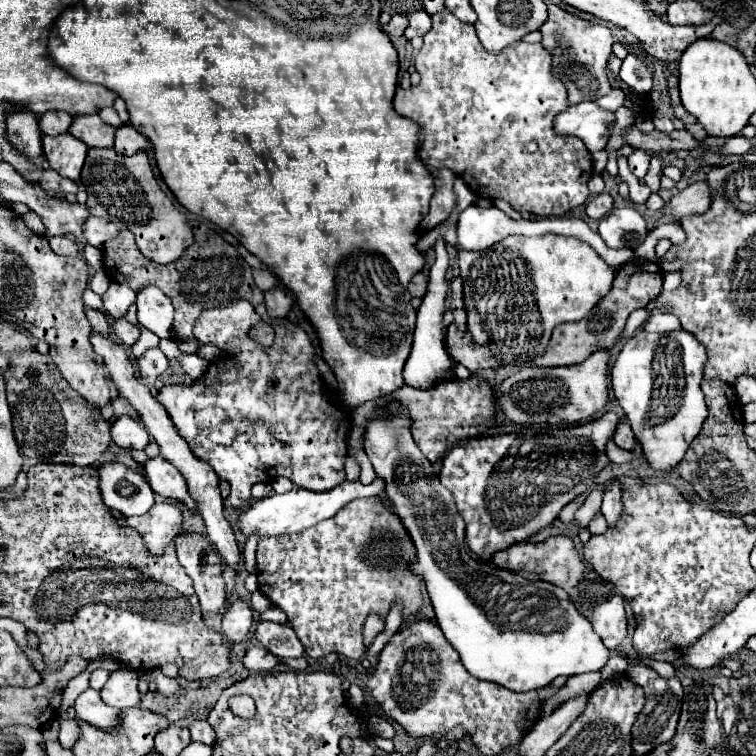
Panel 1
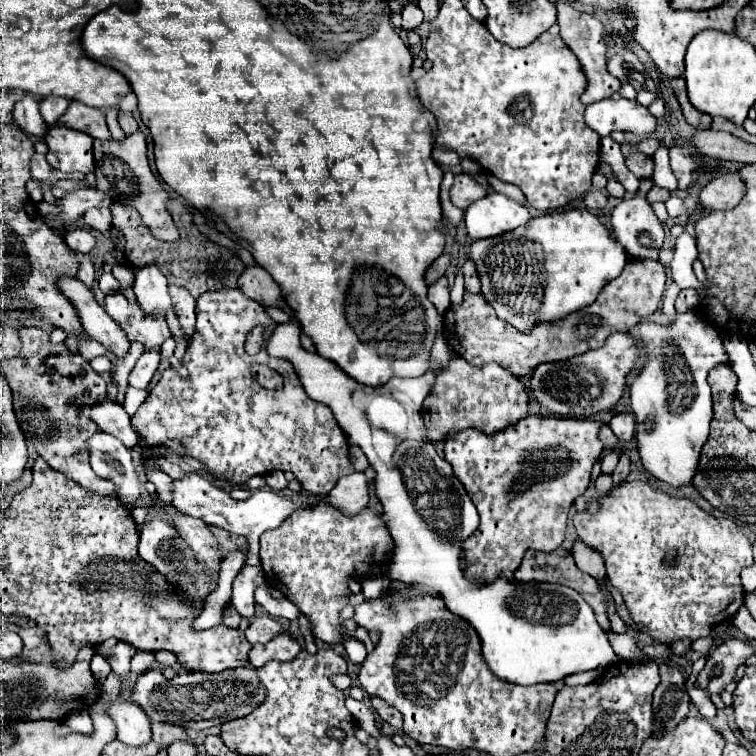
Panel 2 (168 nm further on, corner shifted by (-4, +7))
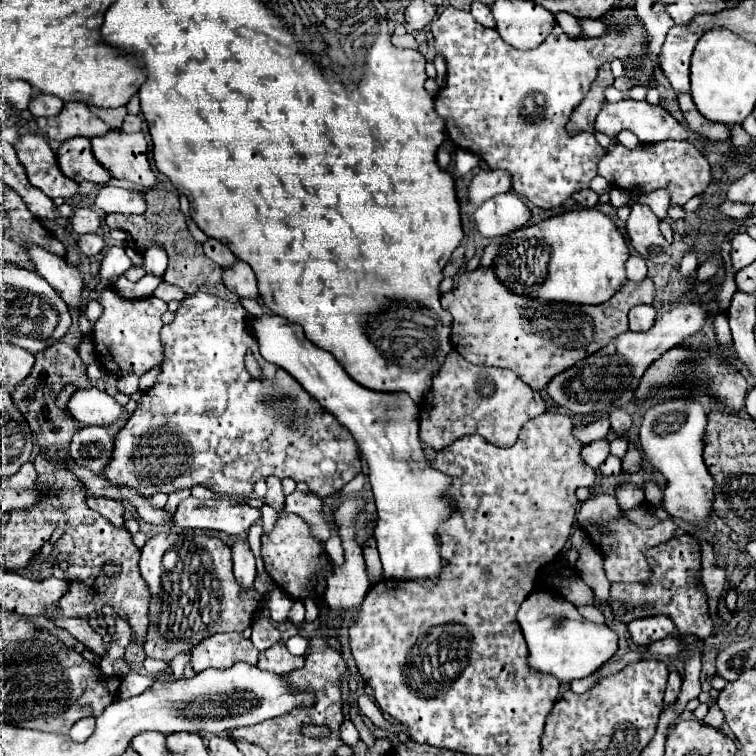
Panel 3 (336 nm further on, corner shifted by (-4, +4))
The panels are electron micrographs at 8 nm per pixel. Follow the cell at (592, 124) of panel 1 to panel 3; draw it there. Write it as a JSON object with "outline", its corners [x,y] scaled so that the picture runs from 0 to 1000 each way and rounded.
{"outline":[[[819,132],[819,135],[800,135],[790,151],[790,175],[798,175],[813,183],[821,172],[835,172],[851,190],[866,190],[877,185],[911,185],[909,172],[874,140],[861,140],[856,135],[840,132]]]}

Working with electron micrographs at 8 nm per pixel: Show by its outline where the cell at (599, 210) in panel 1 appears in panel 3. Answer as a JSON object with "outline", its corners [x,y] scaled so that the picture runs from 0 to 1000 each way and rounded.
{"outline":[[[776,249],[776,251],[763,254],[758,262],[761,262],[761,267],[763,267],[766,272],[771,272],[771,275],[787,275],[787,272],[790,272],[790,262],[792,262],[792,259],[790,259],[784,251],[779,251],[779,249]]]}

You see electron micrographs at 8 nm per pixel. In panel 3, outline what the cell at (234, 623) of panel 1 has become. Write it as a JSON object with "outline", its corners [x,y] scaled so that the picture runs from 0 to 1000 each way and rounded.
{"outline":[[[316,714],[308,720],[308,754],[311,765],[321,778],[332,778],[337,767],[337,735],[327,717]]]}

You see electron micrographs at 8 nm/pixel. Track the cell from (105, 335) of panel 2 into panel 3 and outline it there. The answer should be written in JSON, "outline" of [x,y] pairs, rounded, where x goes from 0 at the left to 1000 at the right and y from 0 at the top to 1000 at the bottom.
{"outline":[[[46,323],[38,325],[36,339],[41,349],[49,354],[49,360],[75,384],[75,389],[94,407],[110,405],[110,370],[99,352],[94,352],[86,341]]]}

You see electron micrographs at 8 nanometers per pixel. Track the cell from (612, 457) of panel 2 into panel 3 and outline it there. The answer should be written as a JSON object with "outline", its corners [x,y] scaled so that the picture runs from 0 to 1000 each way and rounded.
{"outline":[[[811,577],[811,579],[808,579],[808,601],[824,606],[827,598],[829,598],[829,587],[832,587],[832,585],[829,585],[827,577]]]}

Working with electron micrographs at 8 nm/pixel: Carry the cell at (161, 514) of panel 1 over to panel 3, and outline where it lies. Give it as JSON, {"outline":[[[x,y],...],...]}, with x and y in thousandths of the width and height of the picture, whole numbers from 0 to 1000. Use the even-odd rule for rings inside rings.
{"outline":[[[205,706],[194,714],[194,720],[187,725],[187,741],[184,741],[187,762],[197,775],[200,783],[200,799],[197,799],[197,831],[192,844],[192,862],[197,870],[216,873],[226,884],[226,873],[239,862],[253,862],[266,847],[287,839],[287,836],[321,836],[335,825],[337,810],[345,804],[348,788],[337,783],[337,778],[319,778],[316,770],[308,762],[308,741],[306,741],[306,725],[290,714],[290,709],[282,706]],[[221,730],[231,730],[234,741],[231,749],[224,754],[216,743],[216,735]]]}

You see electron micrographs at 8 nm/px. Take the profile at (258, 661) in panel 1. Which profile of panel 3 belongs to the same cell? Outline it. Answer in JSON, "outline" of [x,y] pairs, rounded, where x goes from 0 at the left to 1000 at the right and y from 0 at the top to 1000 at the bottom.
{"outline":[[[364,852],[361,857],[351,860],[343,865],[343,878],[340,884],[345,886],[358,886],[364,892],[382,892],[388,886],[396,886],[401,884],[403,878],[403,870],[401,868],[388,868],[377,852]]]}

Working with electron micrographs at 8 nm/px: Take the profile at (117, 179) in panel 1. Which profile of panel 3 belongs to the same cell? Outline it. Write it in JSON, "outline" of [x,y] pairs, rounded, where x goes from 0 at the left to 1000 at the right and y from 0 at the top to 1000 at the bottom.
{"outline":[[[144,172],[136,180],[120,183],[126,209],[155,238],[173,238],[189,249],[205,246],[205,230],[194,212],[194,185],[187,175],[168,177]]]}

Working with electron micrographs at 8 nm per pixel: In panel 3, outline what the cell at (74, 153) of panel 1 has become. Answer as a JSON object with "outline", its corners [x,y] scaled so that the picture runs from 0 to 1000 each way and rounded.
{"outline":[[[97,183],[83,188],[75,201],[75,214],[83,230],[99,241],[115,238],[126,243],[139,243],[147,235],[144,225],[136,222],[123,206],[118,183]]]}

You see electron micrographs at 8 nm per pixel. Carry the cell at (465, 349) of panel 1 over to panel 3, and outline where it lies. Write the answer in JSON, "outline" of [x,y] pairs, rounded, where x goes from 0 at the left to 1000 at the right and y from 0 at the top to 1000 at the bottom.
{"outline":[[[634,352],[607,365],[604,378],[583,392],[583,405],[602,421],[597,452],[615,476],[673,487],[705,516],[718,516],[731,497],[790,466],[808,447],[829,439],[829,413],[843,402],[861,402],[864,392],[866,378],[853,368],[853,373],[829,373],[821,386],[795,405],[721,399],[676,386],[657,368],[652,352]]]}

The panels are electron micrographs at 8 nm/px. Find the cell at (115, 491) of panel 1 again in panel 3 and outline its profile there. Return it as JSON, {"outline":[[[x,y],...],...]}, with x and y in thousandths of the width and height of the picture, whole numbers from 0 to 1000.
{"outline":[[[107,563],[97,574],[91,603],[104,616],[134,627],[149,601],[149,577],[136,563]]]}

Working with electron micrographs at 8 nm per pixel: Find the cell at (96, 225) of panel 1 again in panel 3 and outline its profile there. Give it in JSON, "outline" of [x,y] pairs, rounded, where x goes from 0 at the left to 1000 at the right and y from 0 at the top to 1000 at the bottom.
{"outline":[[[107,275],[99,278],[97,288],[94,288],[94,302],[102,310],[118,310],[118,307],[128,307],[134,302],[134,283],[118,275]]]}

